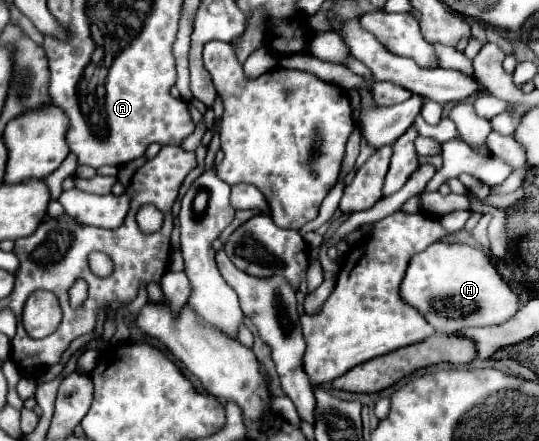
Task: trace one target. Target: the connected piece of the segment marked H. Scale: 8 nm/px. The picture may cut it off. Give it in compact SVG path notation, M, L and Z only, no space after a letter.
M436 242L416 254L410 260L400 292L402 298L418 308L440 334L476 326L494 326L510 320L520 308L520 292L500 276L492 256L486 250L468 244Z

